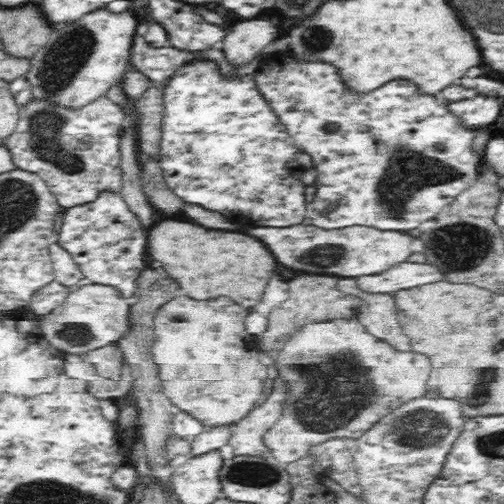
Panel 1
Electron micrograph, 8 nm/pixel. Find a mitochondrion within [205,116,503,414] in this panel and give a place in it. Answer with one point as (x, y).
(459, 247)

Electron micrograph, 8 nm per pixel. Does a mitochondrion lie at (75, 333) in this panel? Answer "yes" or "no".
yes

